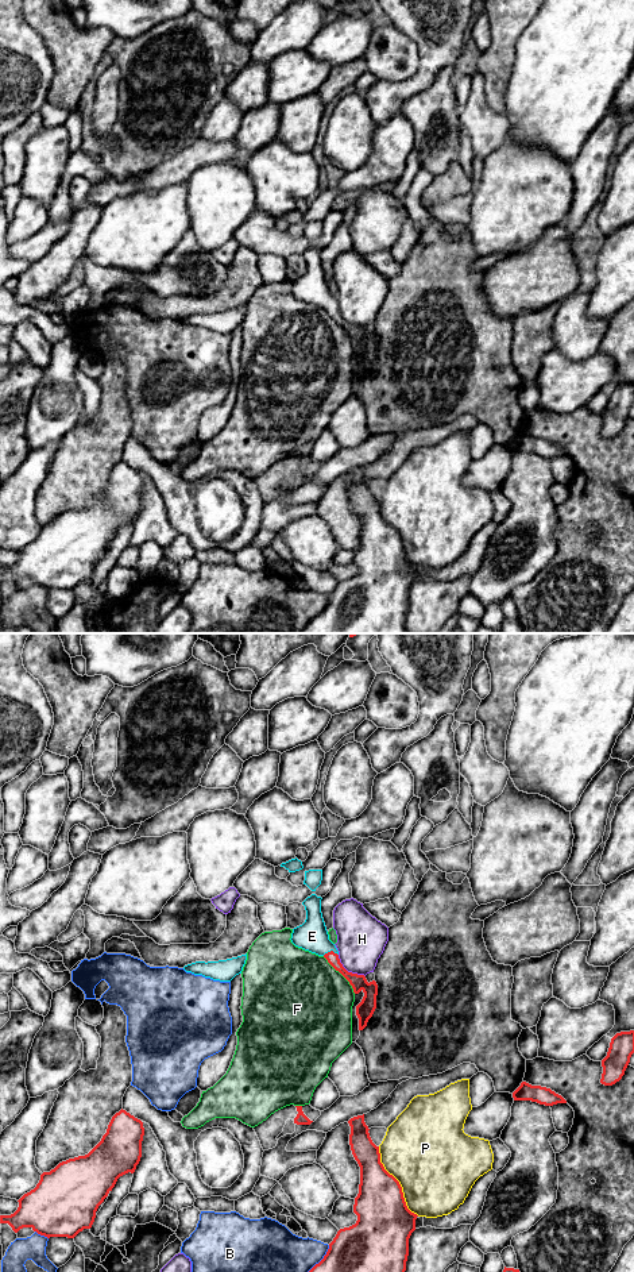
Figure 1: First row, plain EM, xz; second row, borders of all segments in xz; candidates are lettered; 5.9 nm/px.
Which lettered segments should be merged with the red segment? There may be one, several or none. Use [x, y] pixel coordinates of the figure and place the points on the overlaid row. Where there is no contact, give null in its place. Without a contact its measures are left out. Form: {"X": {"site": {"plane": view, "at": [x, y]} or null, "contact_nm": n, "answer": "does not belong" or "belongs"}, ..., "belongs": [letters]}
{"B": {"site": {"plane": "xz", "at": [323, 1259]}, "contact_nm": 200, "answer": "does not belong"}, "E": {"site": {"plane": "xz", "at": [329, 952]}, "contact_nm": 100, "answer": "belongs"}, "F": {"site": {"plane": "xz", "at": [341, 974]}, "contact_nm": 300, "answer": "does not belong"}, "H": {"site": {"plane": "xz", "at": [347, 971]}, "contact_nm": 220, "answer": "does not belong"}, "P": {"site": {"plane": "xz", "at": [398, 1183]}, "contact_nm": 480, "answer": "does not belong"}, "belongs": ["E"]}

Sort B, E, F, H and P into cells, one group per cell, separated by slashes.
B / E / F / H / P

